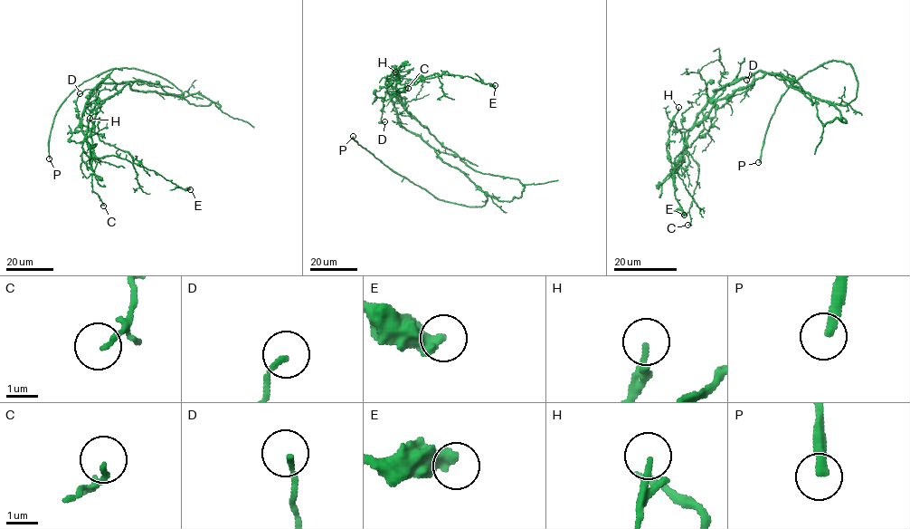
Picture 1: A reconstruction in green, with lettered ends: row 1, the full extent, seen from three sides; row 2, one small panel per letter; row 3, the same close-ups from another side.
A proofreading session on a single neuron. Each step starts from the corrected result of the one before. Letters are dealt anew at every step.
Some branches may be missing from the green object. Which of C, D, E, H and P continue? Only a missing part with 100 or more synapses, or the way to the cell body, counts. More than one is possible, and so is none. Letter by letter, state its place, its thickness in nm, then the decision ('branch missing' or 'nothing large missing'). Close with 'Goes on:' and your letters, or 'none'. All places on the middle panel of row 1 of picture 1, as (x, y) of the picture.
C: place (408, 88); calibre 130 nm; nothing large missing
D: place (384, 121); calibre 160 nm; nothing large missing
E: place (495, 85); calibre 460 nm; nothing large missing
H: place (395, 72); calibre 170 nm; nothing large missing
P: place (353, 136); calibre 280 nm; branch missing
Goes on: P

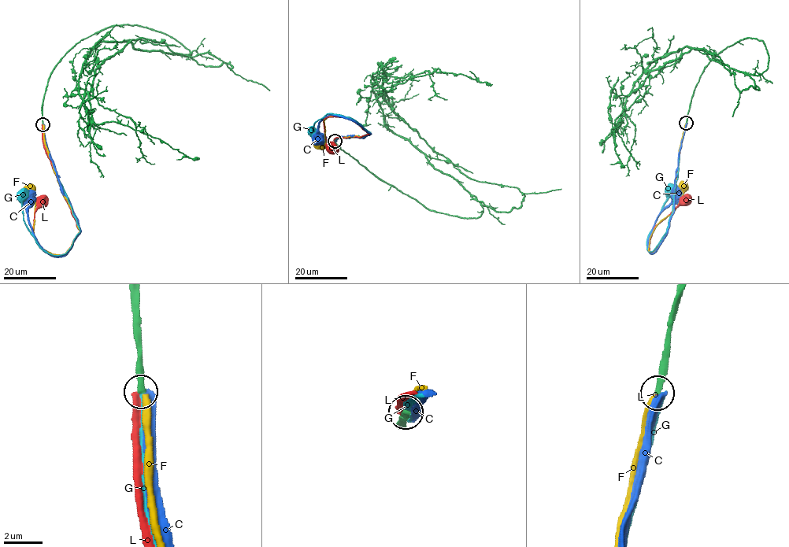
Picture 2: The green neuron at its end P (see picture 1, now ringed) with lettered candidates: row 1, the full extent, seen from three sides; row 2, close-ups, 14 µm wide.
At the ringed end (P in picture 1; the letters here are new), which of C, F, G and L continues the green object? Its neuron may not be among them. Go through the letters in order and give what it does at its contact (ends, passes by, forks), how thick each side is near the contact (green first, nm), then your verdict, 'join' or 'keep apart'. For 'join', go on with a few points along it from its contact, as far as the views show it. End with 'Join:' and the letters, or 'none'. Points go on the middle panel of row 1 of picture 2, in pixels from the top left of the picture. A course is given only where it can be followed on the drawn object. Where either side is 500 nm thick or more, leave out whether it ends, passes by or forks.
C: it ends | 320/400 nm | keep apart
F: it ends | 280/240 nm | keep apart
G: it ends | 280/320 nm | keep apart
L: it ends | 280/280 nm | keep apart
Join: none

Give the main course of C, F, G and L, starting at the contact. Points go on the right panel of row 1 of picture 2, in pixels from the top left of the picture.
C: (686, 123), (676, 171), (674, 210), (668, 233), (661, 244), (650, 253), (648, 238), (659, 215), (678, 194)
F: (685, 123), (668, 227), (659, 245), (652, 252), (648, 250), (655, 227), (678, 204), (687, 189), (683, 184)
G: (686, 123), (679, 152), (673, 208), (665, 234), (657, 245), (649, 252), (646, 238), (670, 188)
L: (686, 123), (669, 227), (660, 245), (650, 251), (650, 240), (654, 227), (686, 199)

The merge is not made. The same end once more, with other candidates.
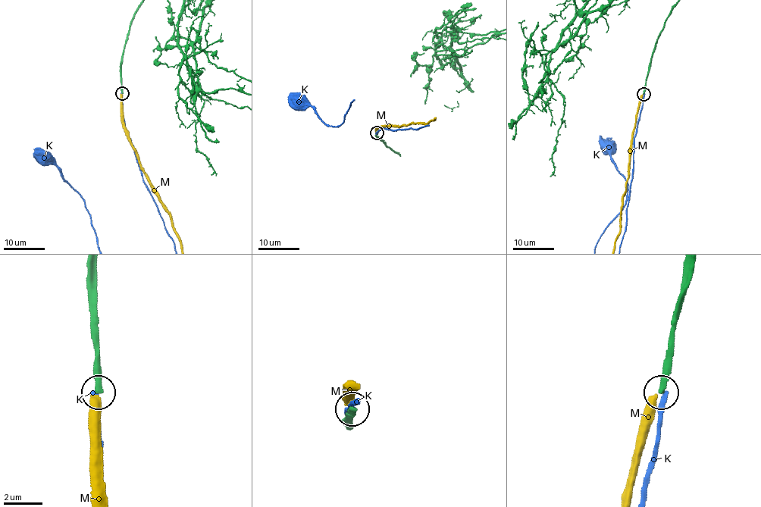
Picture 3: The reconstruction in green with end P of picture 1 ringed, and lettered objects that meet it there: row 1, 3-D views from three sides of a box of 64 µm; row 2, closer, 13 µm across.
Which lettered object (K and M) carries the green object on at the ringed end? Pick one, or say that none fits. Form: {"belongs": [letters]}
{"belongs": []}

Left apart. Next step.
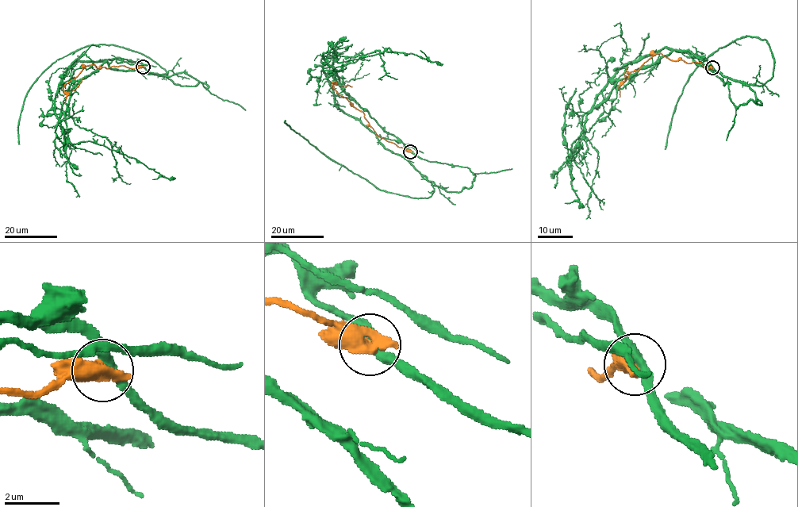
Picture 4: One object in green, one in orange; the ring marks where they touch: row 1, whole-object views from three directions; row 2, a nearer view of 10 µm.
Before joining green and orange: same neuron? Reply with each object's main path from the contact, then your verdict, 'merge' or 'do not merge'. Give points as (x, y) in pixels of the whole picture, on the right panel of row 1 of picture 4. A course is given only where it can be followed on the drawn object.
course green (712, 68), (696, 52), (700, 64), (765, 85), (773, 56), (765, 40), (746, 36), (696, 67), (664, 149); course orange (712, 68), (693, 61), (671, 60), (657, 52), (623, 82), (628, 66); do not merge

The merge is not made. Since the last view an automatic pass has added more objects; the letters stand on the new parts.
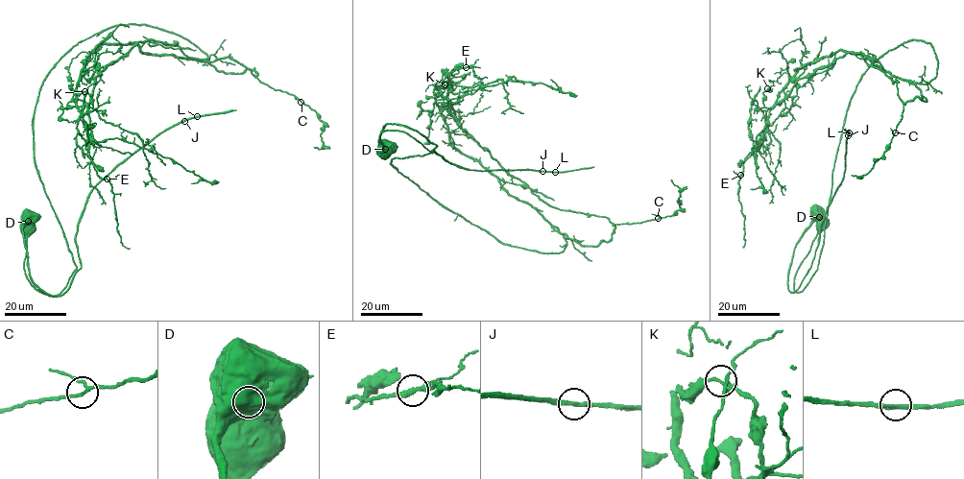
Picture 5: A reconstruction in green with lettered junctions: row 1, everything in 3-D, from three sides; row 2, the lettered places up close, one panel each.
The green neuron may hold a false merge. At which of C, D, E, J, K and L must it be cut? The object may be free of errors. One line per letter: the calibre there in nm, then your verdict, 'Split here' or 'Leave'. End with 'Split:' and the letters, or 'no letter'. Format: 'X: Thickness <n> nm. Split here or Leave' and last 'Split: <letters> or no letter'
C: Thickness 180 nm. Leave
D: Thickness 850 nm. Split here
E: Thickness 360 nm. Leave
J: Thickness 280 nm. Leave
K: Thickness 180 nm. Leave
L: Thickness 280 nm. Leave
Split: D

